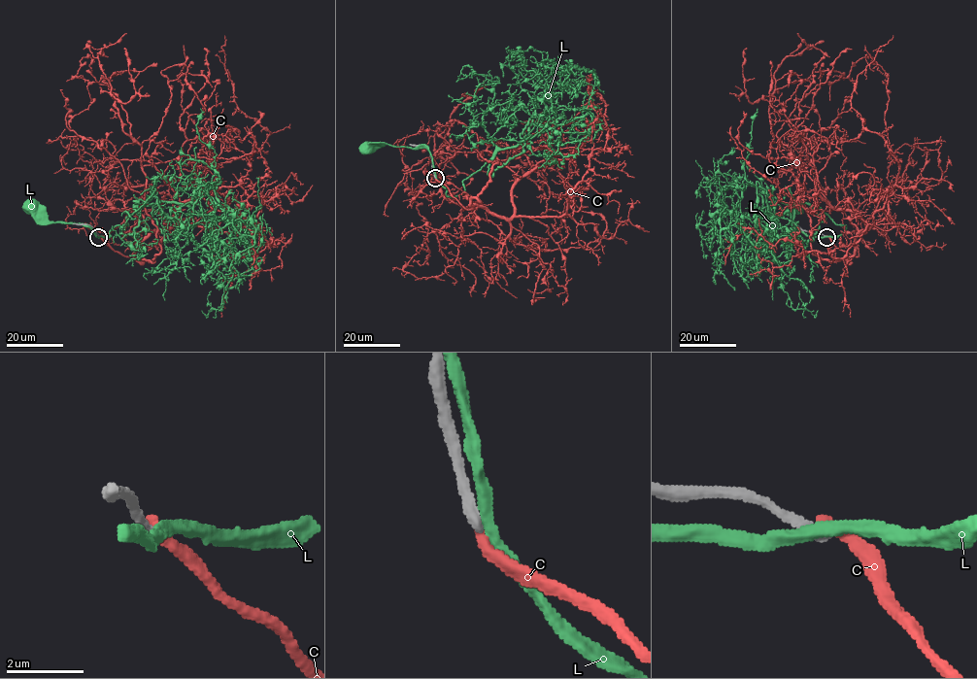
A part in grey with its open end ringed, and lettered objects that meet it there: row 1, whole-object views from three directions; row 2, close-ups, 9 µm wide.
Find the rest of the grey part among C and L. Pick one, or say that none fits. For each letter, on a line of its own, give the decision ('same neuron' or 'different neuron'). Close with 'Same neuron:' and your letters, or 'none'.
C: different neuron
L: different neuron
Same neuron: none

